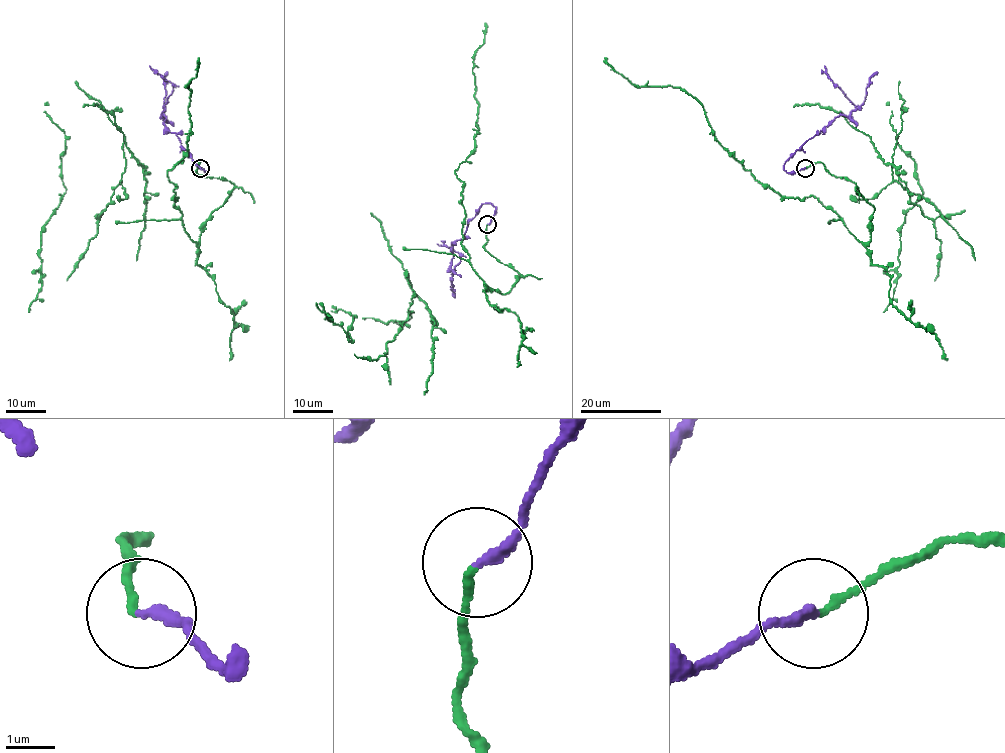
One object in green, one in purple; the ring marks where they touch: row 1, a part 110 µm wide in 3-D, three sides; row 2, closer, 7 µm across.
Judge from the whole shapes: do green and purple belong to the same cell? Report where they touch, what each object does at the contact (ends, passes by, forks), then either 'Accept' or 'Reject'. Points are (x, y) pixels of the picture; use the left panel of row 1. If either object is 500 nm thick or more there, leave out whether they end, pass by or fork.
Place: (200, 168). At the ring green ends. At the ring purple ends. Accept

